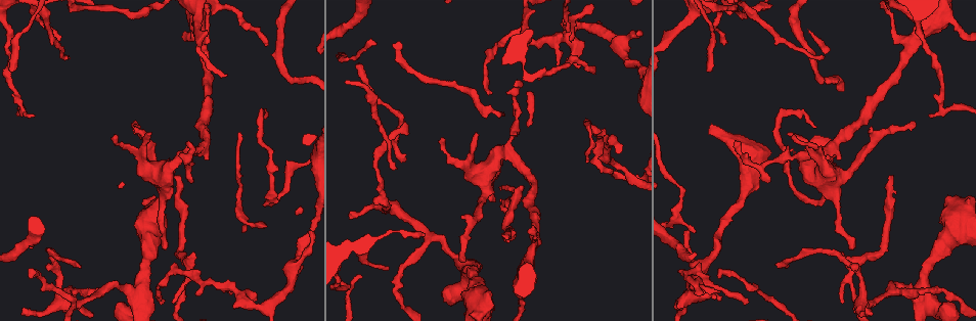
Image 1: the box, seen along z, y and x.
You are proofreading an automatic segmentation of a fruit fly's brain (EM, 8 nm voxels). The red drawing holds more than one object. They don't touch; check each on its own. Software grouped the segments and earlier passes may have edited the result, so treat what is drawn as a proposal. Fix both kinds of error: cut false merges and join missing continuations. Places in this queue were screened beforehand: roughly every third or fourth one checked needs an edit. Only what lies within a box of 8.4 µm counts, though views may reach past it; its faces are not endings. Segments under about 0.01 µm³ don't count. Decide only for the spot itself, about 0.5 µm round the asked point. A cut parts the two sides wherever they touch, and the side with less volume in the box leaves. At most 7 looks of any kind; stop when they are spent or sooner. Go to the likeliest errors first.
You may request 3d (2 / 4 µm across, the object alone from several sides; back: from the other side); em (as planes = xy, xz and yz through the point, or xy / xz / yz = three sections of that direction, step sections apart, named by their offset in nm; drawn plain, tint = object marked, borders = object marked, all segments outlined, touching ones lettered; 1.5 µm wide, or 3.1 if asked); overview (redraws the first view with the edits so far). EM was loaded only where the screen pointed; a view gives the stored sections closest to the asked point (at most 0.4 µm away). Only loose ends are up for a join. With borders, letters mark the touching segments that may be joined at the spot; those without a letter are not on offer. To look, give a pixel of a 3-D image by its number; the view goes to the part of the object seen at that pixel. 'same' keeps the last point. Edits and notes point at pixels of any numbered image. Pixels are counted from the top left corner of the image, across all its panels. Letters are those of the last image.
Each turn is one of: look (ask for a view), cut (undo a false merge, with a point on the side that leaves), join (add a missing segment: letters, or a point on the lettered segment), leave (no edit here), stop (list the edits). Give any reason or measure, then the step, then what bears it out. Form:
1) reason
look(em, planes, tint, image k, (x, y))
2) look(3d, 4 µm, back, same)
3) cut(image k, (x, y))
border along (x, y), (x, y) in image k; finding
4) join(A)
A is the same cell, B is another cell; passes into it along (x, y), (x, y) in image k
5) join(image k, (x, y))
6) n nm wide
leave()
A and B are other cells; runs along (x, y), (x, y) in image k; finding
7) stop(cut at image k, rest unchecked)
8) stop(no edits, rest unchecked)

look(3d, 4 µm, back, image 1, (890, 175))

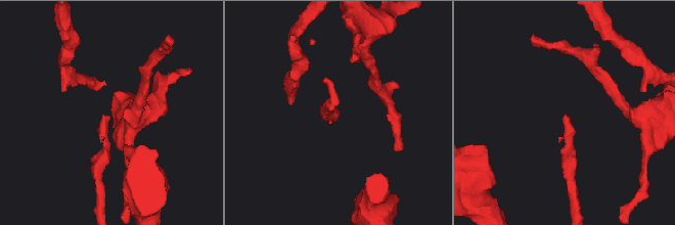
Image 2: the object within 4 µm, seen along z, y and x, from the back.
now the EM
look(em, xz, step 4, borders, image 2, (568, 116))

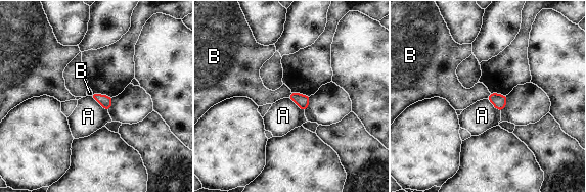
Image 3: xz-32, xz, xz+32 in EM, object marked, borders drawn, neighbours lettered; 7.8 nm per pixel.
another direction
look(em, xy, step 4, borders, same)

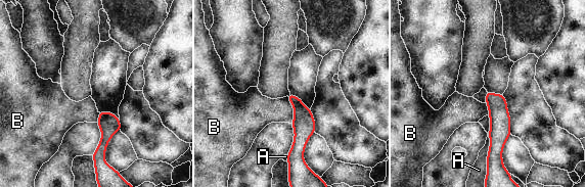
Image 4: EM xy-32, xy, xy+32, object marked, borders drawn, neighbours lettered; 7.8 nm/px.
leave()
A and B are other cells; runs along (489, 94), (497, 105), (493, 154) in image 4; none of them fits

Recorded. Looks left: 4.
branch stops here
look(3d, 4 µm, image 1, (489, 91))

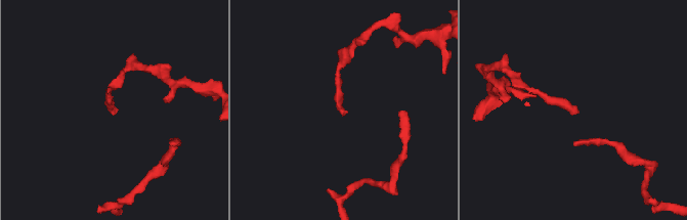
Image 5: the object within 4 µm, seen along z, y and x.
now the EM
look(em, planes, borders, image 5, (114, 111))

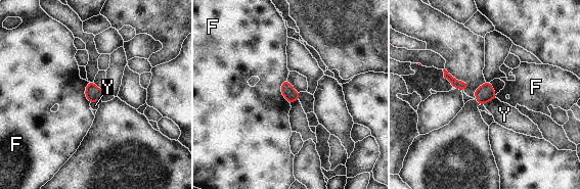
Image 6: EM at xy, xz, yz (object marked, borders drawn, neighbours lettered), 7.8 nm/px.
F touches over 200 nm
leave()
F and Y are other cells; border along (495, 97), (483, 104) in image 6; none of them fits

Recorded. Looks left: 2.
free end
look(em, planes, borders, image 1, (389, 268))

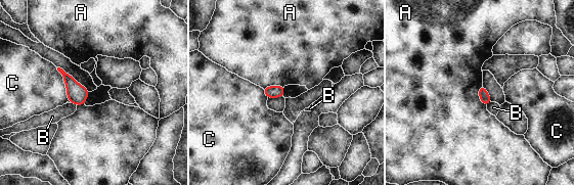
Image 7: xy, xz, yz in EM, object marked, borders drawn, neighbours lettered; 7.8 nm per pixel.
leave()
A, B and C are other cells; none of them fits

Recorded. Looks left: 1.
stop(no edits, rest unchecked)

